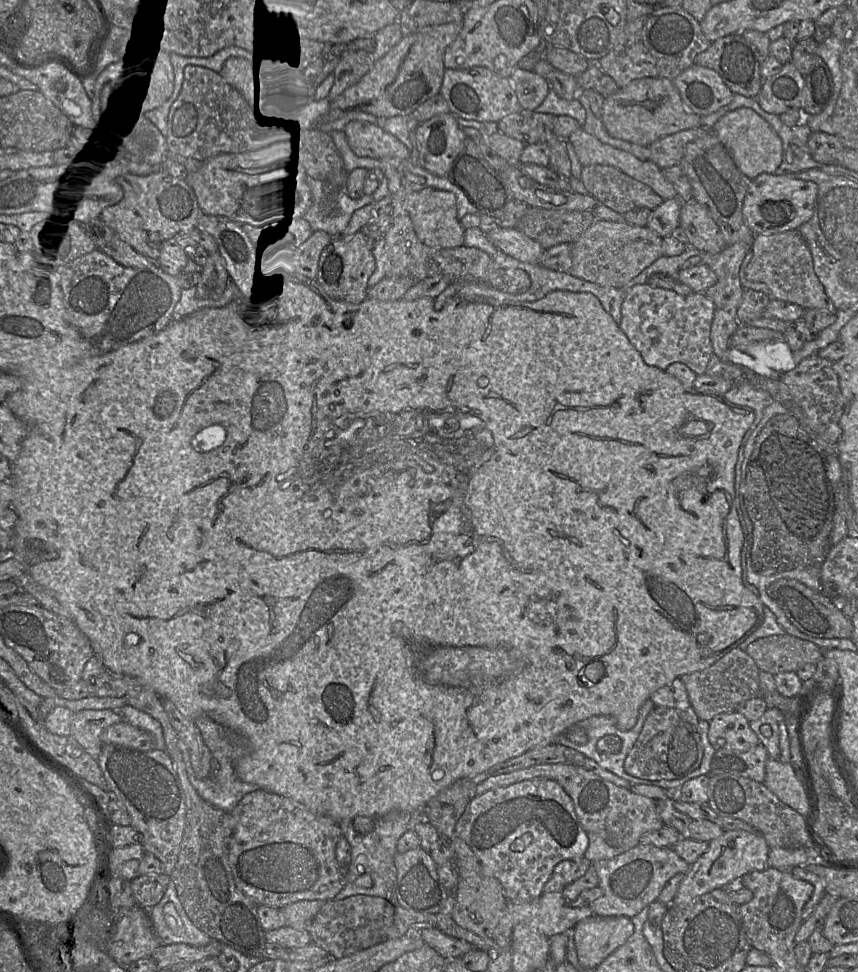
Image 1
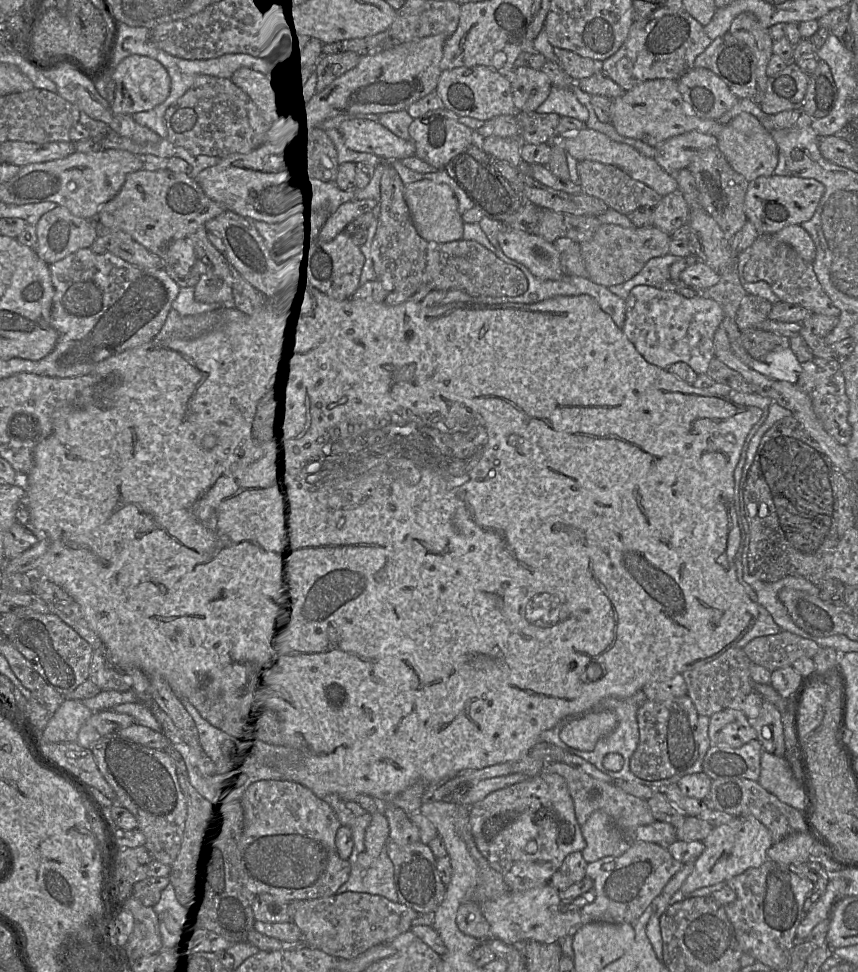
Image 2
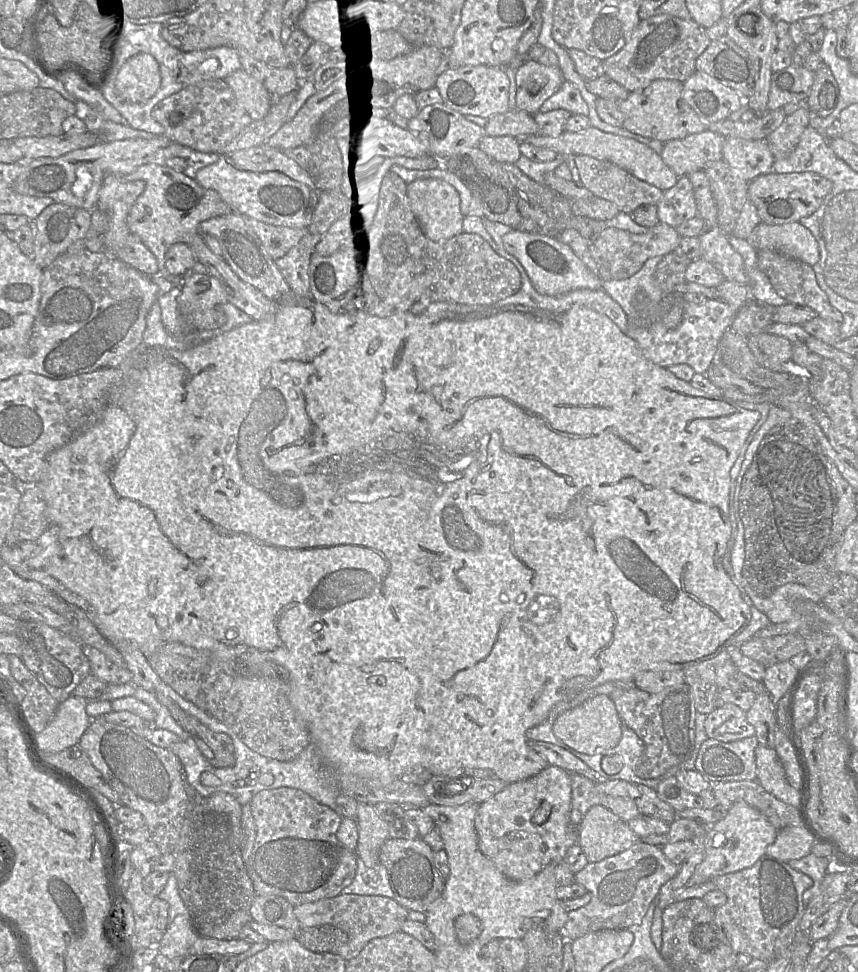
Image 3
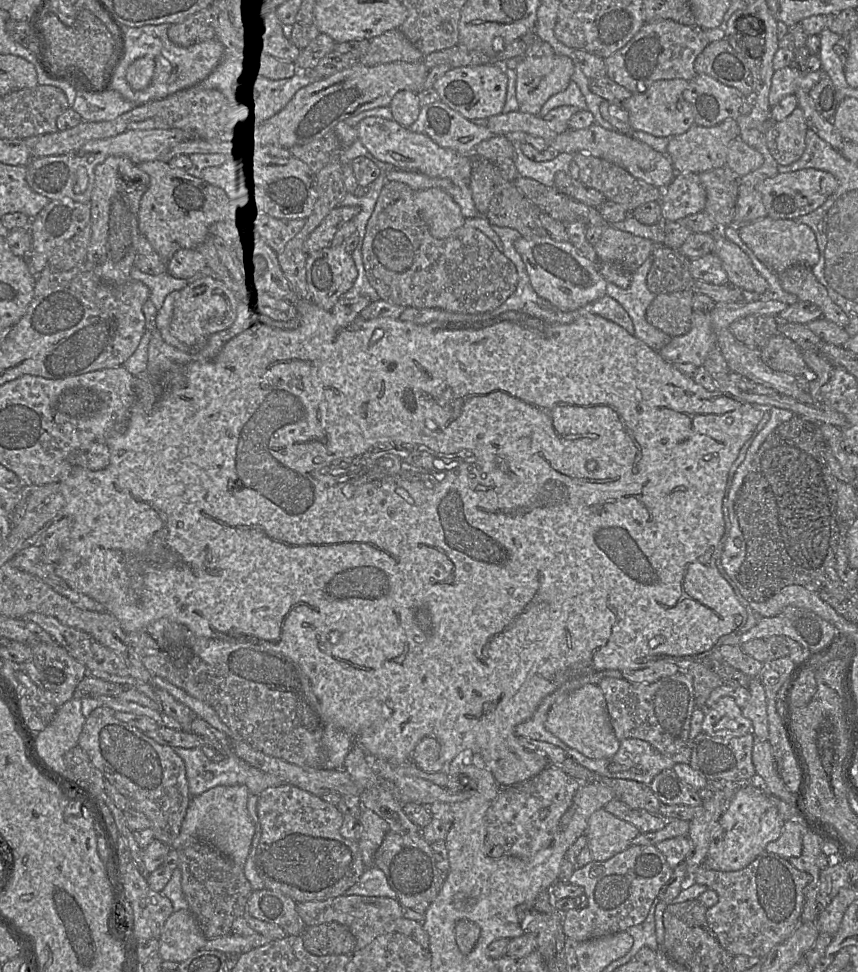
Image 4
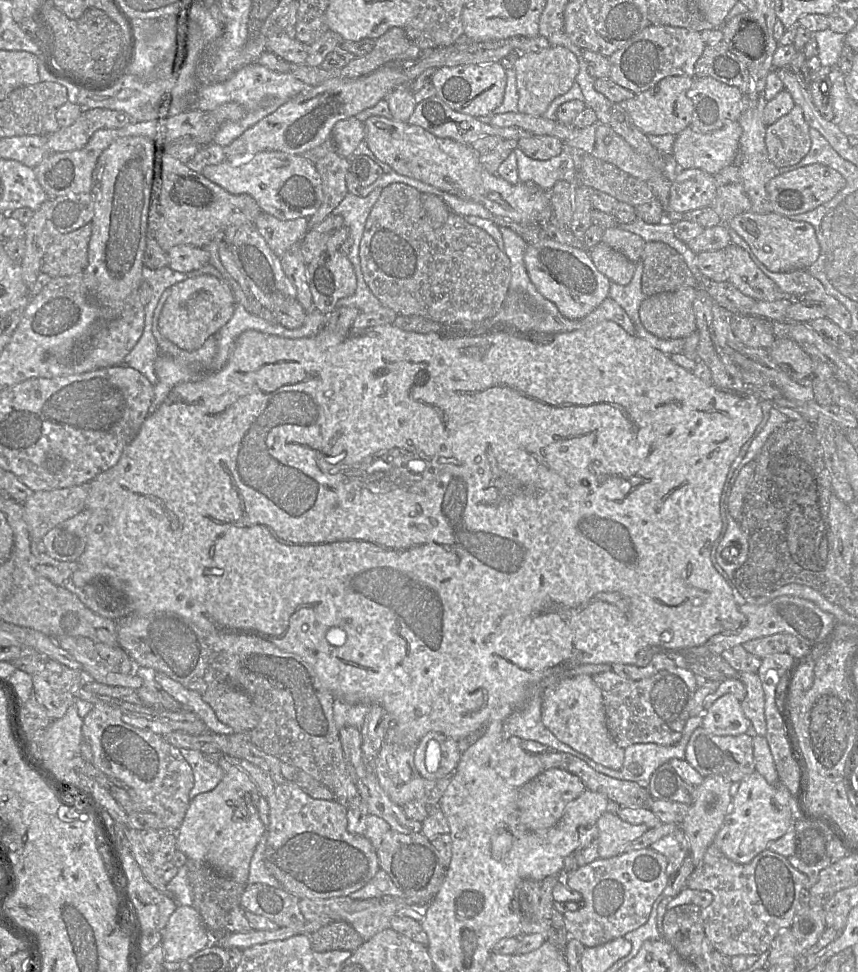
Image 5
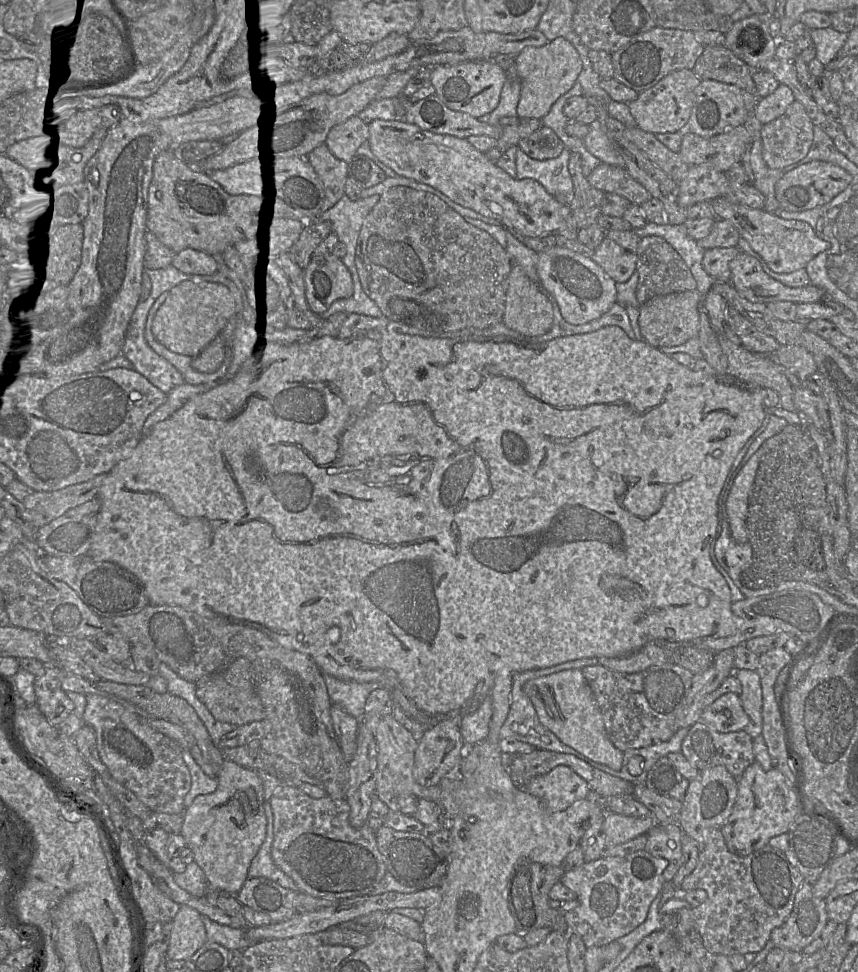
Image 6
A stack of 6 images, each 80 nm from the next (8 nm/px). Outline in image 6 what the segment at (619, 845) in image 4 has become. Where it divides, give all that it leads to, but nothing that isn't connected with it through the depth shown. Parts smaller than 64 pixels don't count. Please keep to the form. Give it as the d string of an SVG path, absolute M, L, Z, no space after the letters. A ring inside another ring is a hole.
M606 810L603 822L606 848L628 842L640 835L646 835L657 823L654 815L637 818Z

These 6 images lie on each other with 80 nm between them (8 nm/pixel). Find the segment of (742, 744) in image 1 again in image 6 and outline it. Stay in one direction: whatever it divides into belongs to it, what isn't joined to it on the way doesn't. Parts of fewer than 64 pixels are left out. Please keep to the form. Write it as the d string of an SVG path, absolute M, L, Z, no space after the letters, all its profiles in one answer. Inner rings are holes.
M733 692L721 695L705 707L700 721L723 733L744 730L752 723L743 710L739 695Z

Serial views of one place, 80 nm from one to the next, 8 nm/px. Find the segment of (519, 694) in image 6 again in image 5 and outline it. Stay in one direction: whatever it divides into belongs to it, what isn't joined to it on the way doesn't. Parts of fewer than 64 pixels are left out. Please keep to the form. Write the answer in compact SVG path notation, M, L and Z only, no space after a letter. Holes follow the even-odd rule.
M584 664L561 673L552 675L531 688L528 701L521 708L515 710L503 724L503 739L516 736L522 740L537 741L548 749L573 754L572 748L561 742L544 726L541 718L543 693L546 687L556 685L559 681L577 675L594 674L611 671L611 664Z

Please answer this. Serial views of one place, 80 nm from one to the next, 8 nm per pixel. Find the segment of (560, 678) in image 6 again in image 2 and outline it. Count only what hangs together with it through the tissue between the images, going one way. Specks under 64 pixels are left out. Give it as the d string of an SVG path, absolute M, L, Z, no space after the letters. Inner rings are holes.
M590 710L567 723L560 731L561 740L572 748L592 751L597 742L612 733L618 719L610 710Z

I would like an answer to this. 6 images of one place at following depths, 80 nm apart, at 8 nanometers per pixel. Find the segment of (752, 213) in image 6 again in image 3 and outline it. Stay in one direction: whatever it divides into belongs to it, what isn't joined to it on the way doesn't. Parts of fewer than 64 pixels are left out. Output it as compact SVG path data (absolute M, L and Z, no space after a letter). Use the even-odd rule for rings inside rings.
M760 222L746 240L756 250L777 250L810 266L819 260L818 242L810 230L800 222L784 224Z

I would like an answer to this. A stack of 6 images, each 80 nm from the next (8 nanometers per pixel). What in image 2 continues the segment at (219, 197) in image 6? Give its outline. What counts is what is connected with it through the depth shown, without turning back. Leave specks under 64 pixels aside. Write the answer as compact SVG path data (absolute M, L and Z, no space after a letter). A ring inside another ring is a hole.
M140 169L126 176L121 191L103 205L97 220L108 229L118 229L162 258L175 240L186 239L199 227L226 209L209 198L194 177L169 169Z

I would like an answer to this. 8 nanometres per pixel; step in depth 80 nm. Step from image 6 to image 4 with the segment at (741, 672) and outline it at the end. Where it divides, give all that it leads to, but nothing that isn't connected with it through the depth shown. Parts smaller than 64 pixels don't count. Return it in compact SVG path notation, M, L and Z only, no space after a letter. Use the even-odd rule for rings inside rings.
M751 677L748 690L750 699L741 709L745 718L753 724L753 735L762 741L768 741L768 717L765 689L758 677Z

